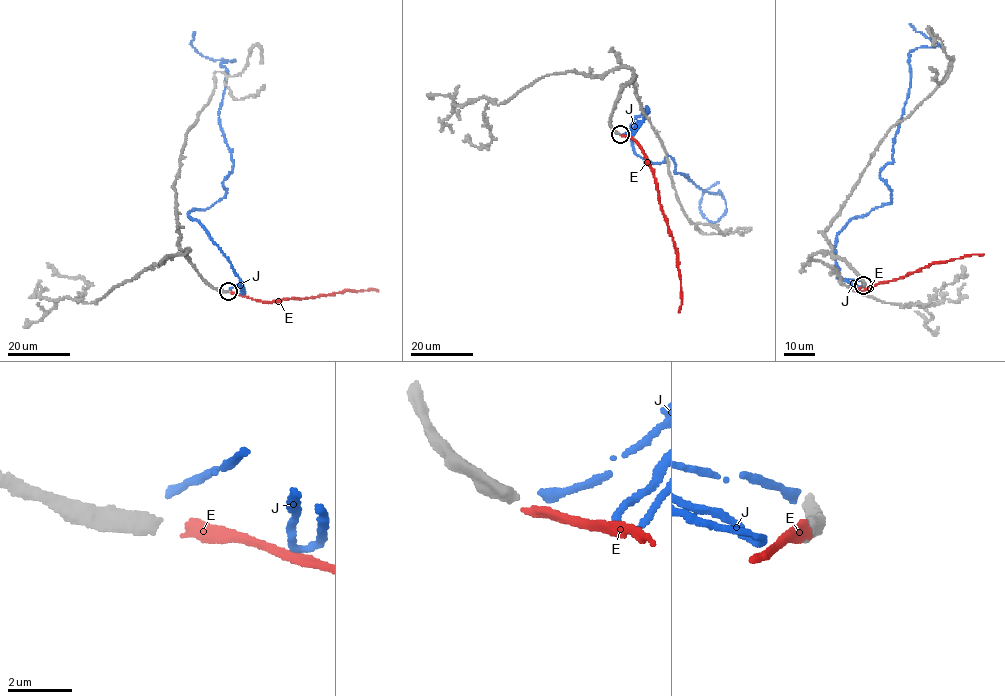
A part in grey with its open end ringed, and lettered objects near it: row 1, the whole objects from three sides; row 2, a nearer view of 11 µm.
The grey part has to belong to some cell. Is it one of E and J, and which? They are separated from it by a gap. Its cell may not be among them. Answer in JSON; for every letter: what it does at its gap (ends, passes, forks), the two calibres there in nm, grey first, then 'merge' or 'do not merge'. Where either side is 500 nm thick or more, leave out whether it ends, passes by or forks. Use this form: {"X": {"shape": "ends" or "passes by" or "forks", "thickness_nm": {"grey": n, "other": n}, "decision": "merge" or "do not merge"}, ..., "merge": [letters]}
{"E": {"shape": "ends", "thickness_nm": {"grey": 440, "other": 360}, "decision": "merge"}, "J": {"shape": "ends", "thickness_nm": {"grey": 440, "other": 280}, "decision": "do not merge"}, "merge": ["E"]}

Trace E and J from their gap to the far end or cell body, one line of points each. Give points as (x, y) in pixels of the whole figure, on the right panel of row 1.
E: (863, 285), (858, 288), (859, 291), (900, 279), (932, 263), (984, 254)
J: (862, 283), (838, 275), (837, 235), (890, 203), (880, 173), (893, 161), (909, 53), (943, 46), (909, 23)

